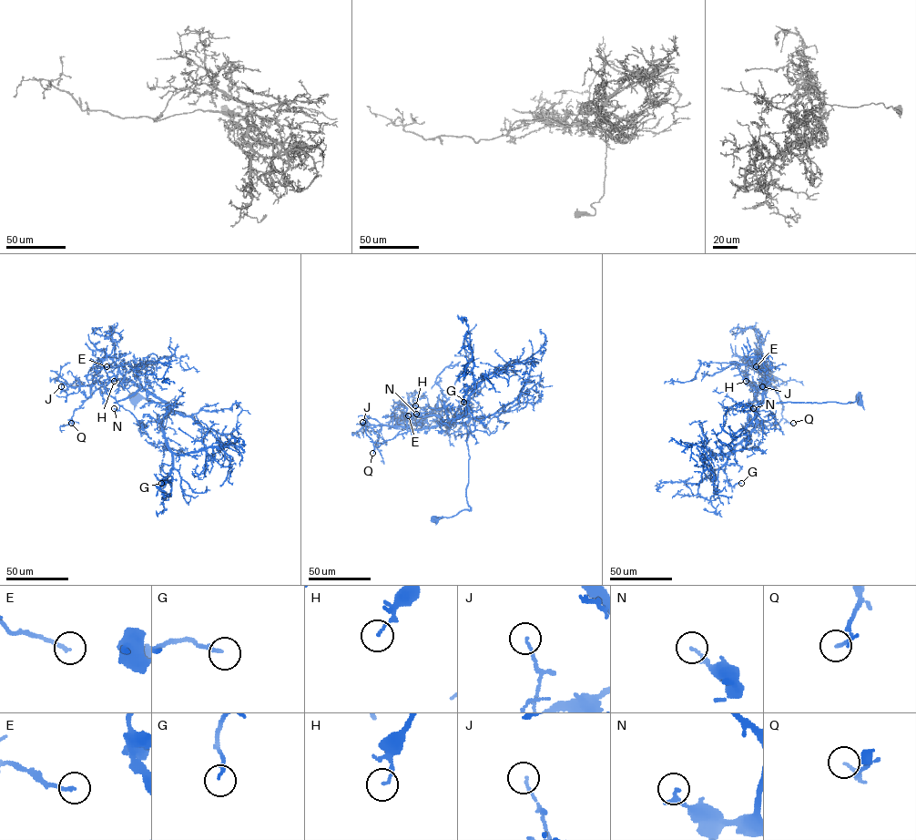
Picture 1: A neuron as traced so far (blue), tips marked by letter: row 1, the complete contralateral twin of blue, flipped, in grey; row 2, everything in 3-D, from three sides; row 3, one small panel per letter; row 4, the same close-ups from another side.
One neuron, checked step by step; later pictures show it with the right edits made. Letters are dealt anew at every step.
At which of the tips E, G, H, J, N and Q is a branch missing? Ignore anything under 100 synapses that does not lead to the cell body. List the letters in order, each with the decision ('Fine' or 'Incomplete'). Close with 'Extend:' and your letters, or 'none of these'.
E: Fine
G: Fine
H: Fine
J: Fine
N: Fine
Q: Fine
Extend: none of these

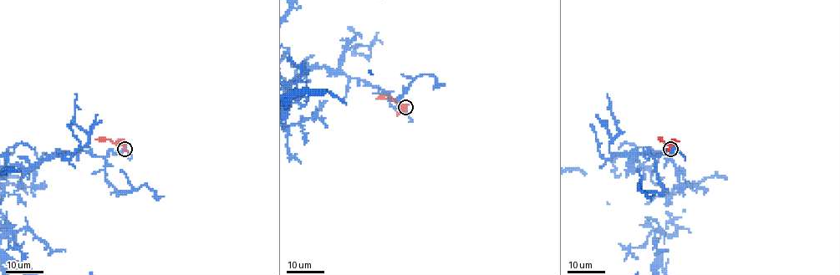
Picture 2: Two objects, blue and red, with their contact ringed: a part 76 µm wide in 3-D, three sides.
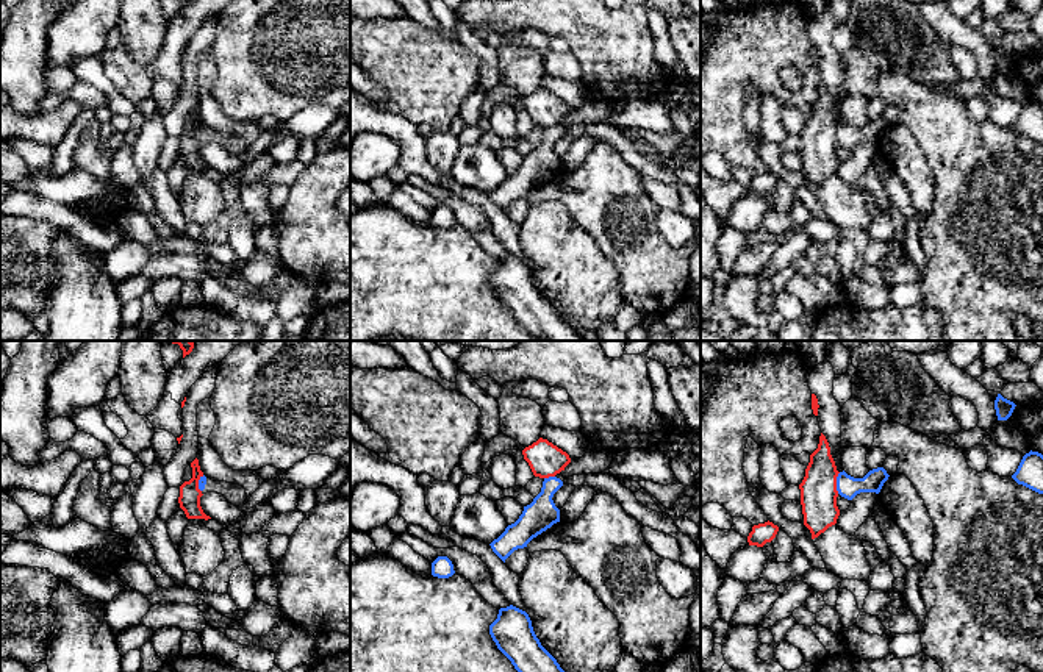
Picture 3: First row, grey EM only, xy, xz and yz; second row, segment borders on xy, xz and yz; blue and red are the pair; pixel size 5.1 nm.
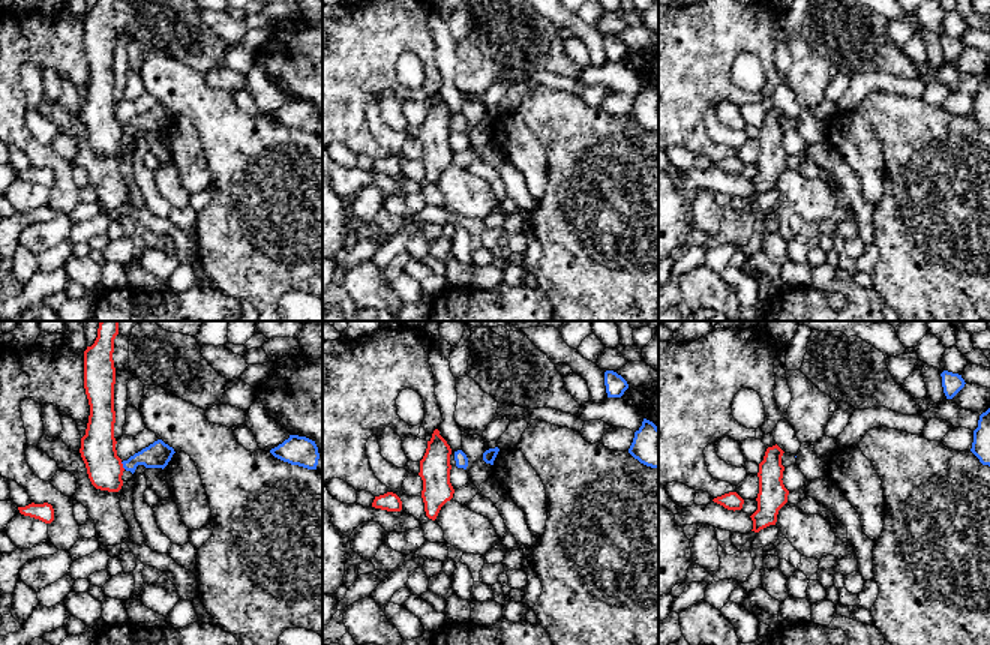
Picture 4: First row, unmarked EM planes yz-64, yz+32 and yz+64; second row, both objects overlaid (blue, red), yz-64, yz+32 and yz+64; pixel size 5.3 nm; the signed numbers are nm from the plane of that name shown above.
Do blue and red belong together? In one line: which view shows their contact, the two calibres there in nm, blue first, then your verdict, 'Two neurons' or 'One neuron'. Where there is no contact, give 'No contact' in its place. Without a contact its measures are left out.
Touches blue in yz. Thickness 120 nm (blue) against 190 nm. Two neurons

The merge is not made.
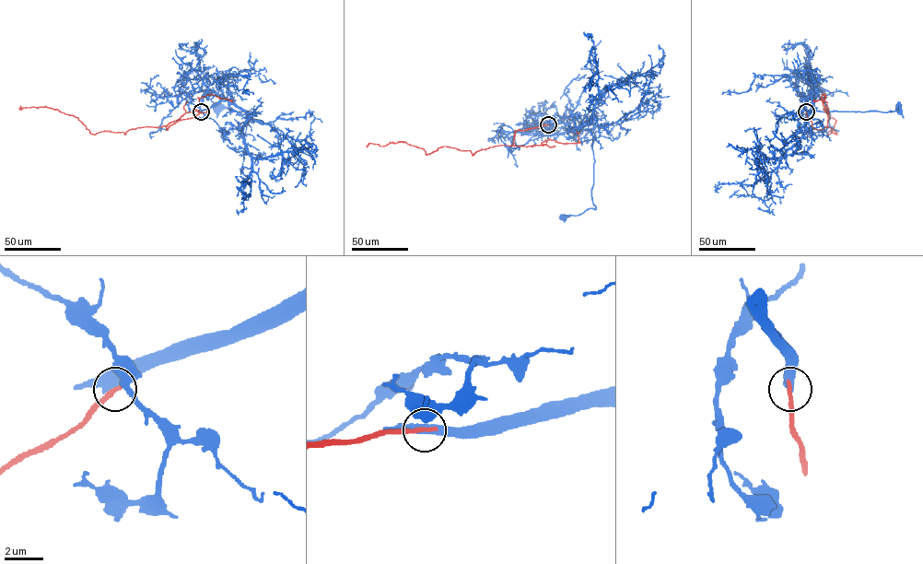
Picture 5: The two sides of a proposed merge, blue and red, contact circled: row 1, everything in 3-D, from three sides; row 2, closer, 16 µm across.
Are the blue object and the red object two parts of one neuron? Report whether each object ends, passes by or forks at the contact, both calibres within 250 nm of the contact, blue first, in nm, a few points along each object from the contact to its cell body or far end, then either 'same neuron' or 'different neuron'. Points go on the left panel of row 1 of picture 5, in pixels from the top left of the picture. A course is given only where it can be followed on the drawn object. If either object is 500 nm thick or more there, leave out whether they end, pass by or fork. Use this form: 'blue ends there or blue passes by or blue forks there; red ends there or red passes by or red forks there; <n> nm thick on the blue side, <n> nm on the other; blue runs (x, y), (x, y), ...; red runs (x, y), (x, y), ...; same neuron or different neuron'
blue passes by; red ends there; 480 nm thick on the blue side, 240 nm on the other; blue runs (201, 111), (224, 99), (248, 111), (216, 107); red runs (201, 111), (167, 130), (147, 126), (125, 135), (94, 135), (73, 115), (20, 106); different neuron

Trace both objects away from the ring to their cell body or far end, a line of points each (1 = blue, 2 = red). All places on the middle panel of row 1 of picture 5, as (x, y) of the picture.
1: (548, 124), (565, 123), (571, 130), (590, 130), (592, 134), (591, 197), (595, 206), (563, 217)
2: (548, 124), (517, 130), (513, 146), (489, 146), (473, 155), (443, 146), (426, 154), (404, 142), (368, 146)

